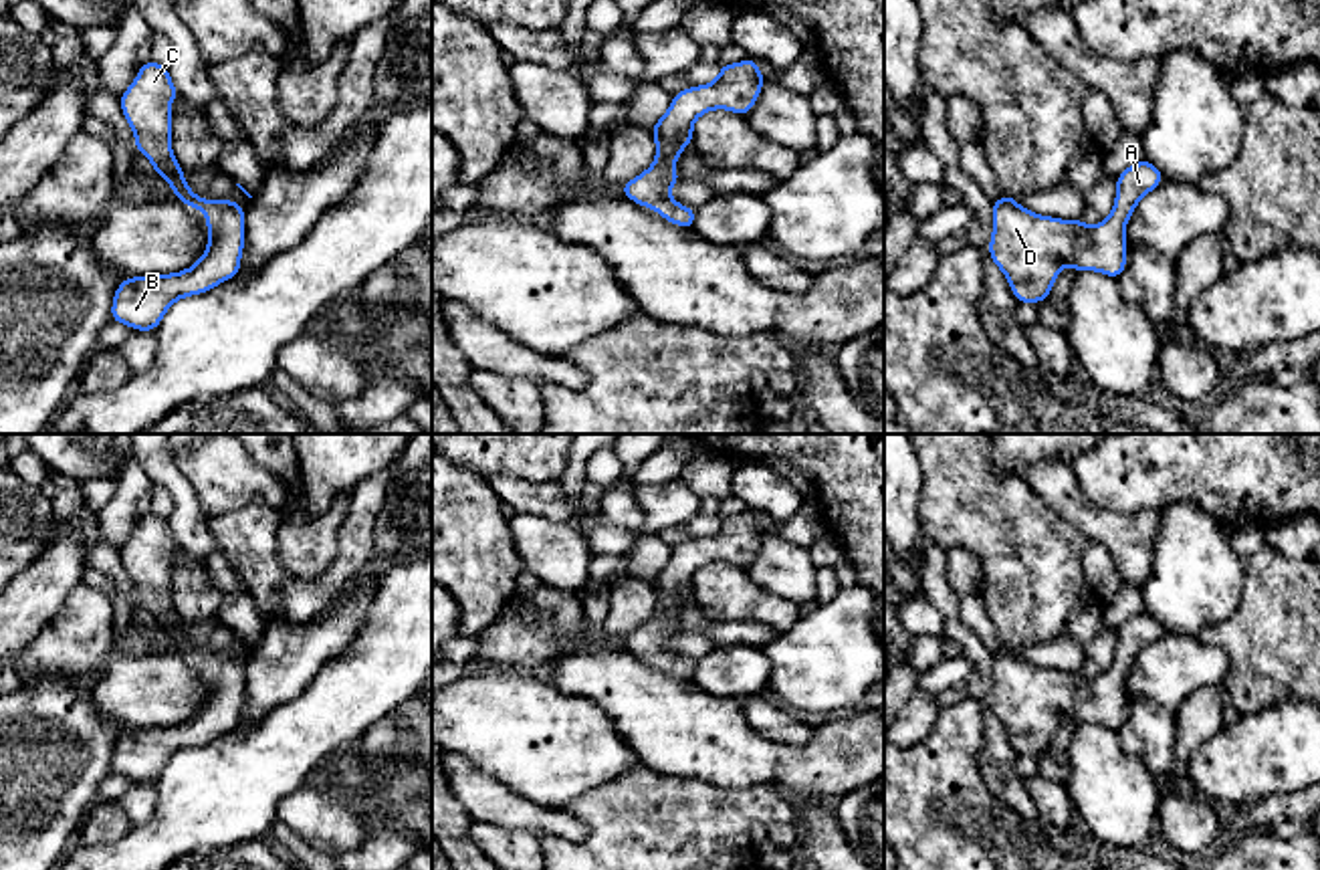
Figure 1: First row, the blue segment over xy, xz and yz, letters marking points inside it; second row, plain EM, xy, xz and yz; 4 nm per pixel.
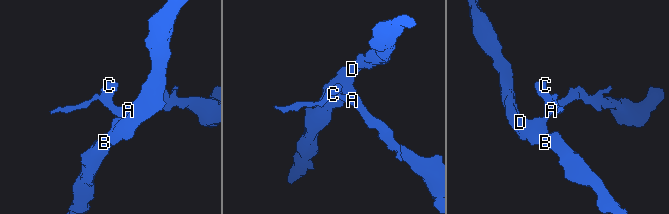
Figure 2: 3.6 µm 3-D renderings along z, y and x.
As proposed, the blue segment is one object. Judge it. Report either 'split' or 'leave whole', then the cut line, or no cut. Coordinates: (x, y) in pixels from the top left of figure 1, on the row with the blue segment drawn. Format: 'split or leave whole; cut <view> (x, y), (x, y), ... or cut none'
leave whole; cut none

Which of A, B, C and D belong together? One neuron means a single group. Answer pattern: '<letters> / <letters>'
A B C D

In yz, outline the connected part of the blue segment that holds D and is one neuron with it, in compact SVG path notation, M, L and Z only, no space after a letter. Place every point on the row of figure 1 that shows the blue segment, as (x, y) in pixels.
M1136 161L1116 178L1116 200L1112 214L1088 226L1080 220L1060 220L1054 216L1039 216L1019 206L1013 196L993 200L993 234L989 242L989 256L1007 277L1013 297L1019 303L1041 303L1048 299L1060 270L1070 264L1076 273L1096 270L1120 279L1126 266L1126 224L1136 204L1163 184L1163 174L1150 161Z

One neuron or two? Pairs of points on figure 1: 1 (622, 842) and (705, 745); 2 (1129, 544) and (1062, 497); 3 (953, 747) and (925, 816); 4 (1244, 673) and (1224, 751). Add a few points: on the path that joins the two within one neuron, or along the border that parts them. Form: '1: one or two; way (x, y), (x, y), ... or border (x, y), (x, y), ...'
1: two; border (640, 764), (665, 774), (695, 776), (725, 788)
2: one; way (1113, 529), (1101, 525), (1078, 507)
3: one; way (945, 764), (931, 800)
4: two; border (1286, 699), (1242, 717)

